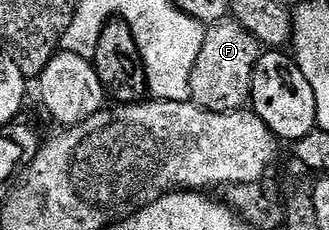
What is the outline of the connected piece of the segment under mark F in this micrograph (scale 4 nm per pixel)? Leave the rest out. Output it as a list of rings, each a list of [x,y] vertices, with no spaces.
[[[225,20],[207,27],[202,52],[198,52],[198,60],[190,76],[191,101],[214,113],[230,113],[241,109],[252,97],[252,77],[261,53],[259,40],[250,36],[250,32],[246,32],[246,28],[234,20]]]

